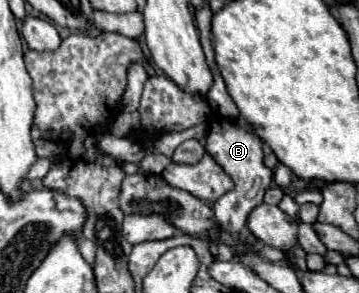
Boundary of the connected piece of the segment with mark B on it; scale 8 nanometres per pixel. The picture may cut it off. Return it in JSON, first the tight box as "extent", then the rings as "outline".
{"extent":[206,115,272,233],"outline":[[[212,115],[210,117],[210,131],[206,137],[206,151],[224,167],[224,171],[232,177],[234,189],[222,195],[216,203],[213,204],[214,219],[226,233],[236,233],[242,230],[246,225],[248,213],[262,203],[264,191],[272,181],[272,169],[268,169],[262,161],[262,141],[246,131],[240,123],[240,119],[232,121],[222,115]]]}

